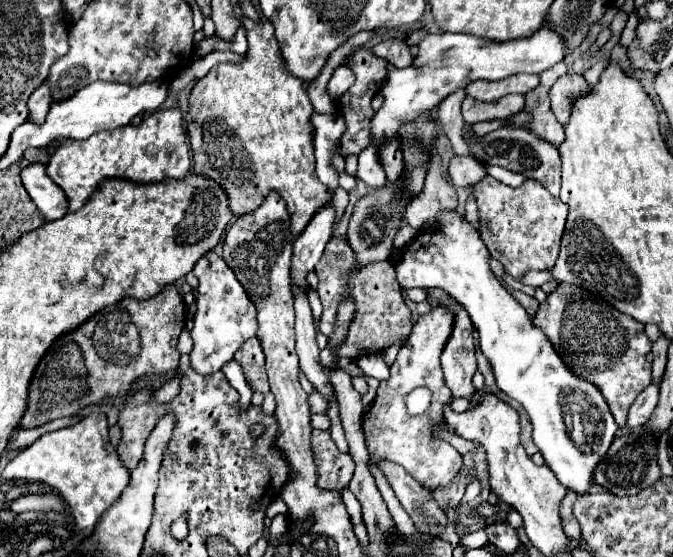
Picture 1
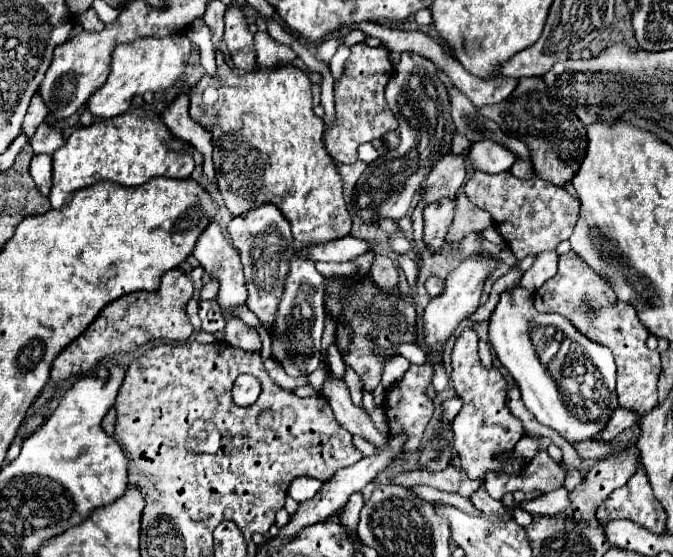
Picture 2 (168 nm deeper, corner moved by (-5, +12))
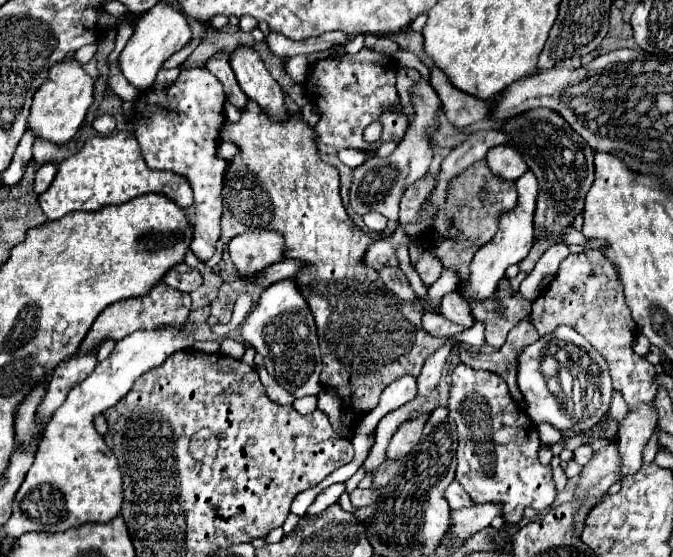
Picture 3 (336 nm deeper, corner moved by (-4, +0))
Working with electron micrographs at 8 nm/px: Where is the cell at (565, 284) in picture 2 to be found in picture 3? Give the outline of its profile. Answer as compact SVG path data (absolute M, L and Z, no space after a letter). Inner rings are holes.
M583 250L581 254L569 254L561 262L557 278L537 300L533 300L531 316L541 336L551 334L561 324L575 328L605 358L609 364L613 388L623 394L629 408L635 408L641 402L655 402L655 368L651 362L633 352L637 326L625 304L621 284L617 284L617 270L613 264L609 264L601 250Z

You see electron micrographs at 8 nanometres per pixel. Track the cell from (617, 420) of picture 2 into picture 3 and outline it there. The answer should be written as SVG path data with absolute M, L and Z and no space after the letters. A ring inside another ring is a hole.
M587 444L579 446L579 448L573 452L573 460L575 460L577 464L581 464L581 466L585 466L591 456L593 456L593 450L591 450L591 446L587 446Z

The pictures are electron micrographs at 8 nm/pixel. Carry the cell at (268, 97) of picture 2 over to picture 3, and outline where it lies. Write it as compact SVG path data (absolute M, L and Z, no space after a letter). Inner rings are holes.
M247 102L245 112L241 112L241 120L237 124L225 122L221 128L221 140L235 142L241 152L231 160L227 174L225 174L225 188L223 188L223 238L229 240L233 234L241 234L245 230L277 230L283 236L285 258L295 258L307 262L305 268L293 282L297 284L299 292L303 292L319 334L319 348L323 356L323 370L321 370L321 384L337 390L341 398L341 420L349 428L359 420L361 412L369 412L377 406L379 396L385 386L395 382L397 378L409 374L419 376L423 362L431 356L439 346L441 340L433 338L425 332L417 332L417 308L393 292L383 292L383 282L373 268L365 268L365 252L369 244L379 238L389 238L399 226L398 221L388 221L379 236L365 234L355 222L349 218L341 204L339 196L339 172L335 166L323 164L317 156L317 142L311 126L289 114L285 122L271 122L267 114L253 102Z

